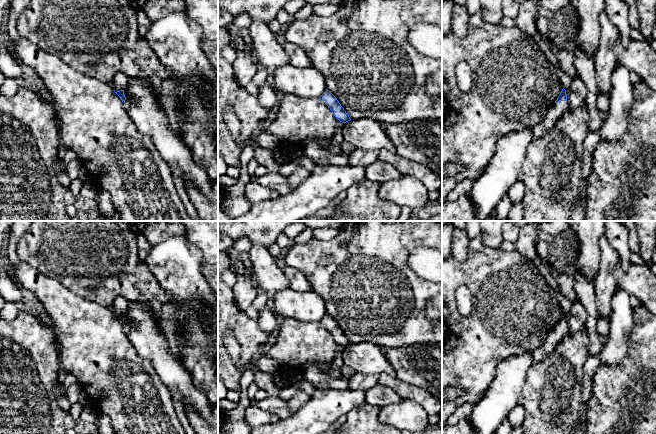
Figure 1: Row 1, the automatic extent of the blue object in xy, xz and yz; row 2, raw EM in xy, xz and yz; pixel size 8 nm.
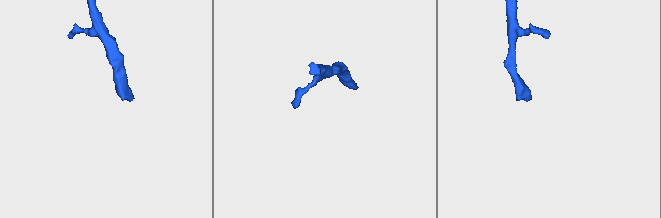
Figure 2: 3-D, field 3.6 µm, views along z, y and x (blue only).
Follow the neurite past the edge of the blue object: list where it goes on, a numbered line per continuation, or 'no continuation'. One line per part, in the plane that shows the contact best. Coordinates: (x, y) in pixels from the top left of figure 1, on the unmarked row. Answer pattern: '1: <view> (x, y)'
1: yz (555, 335)

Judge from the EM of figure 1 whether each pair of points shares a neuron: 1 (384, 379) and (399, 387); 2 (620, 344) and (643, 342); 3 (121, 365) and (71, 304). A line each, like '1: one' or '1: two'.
1: one
2: two
3: one

